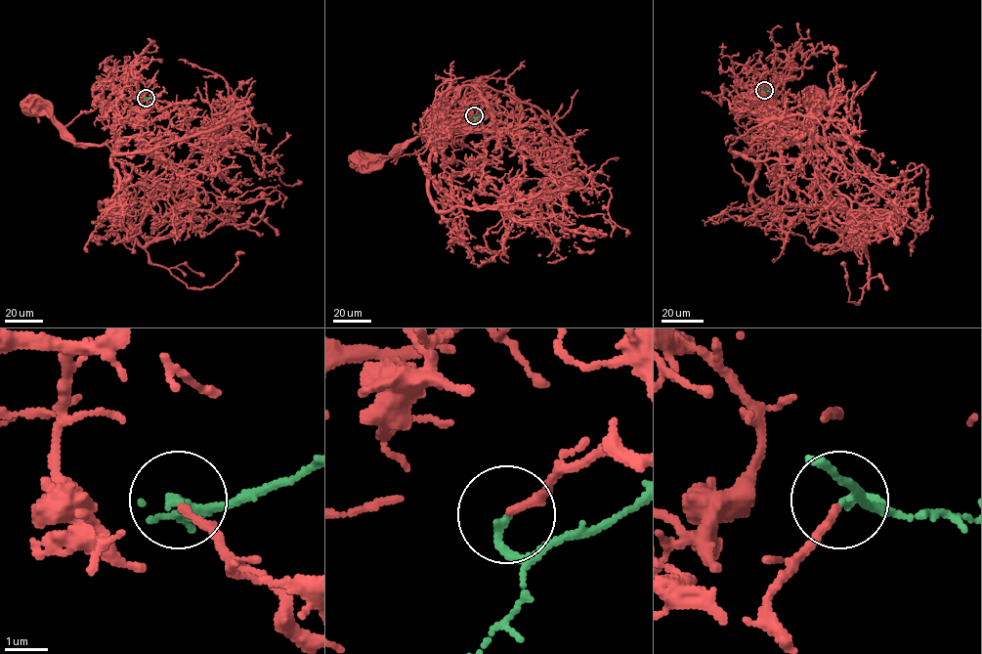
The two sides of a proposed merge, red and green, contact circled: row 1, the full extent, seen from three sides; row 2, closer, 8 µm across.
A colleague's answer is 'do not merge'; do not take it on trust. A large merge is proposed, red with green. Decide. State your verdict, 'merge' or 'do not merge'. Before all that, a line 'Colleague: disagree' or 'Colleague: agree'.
Colleague: disagree
merge

